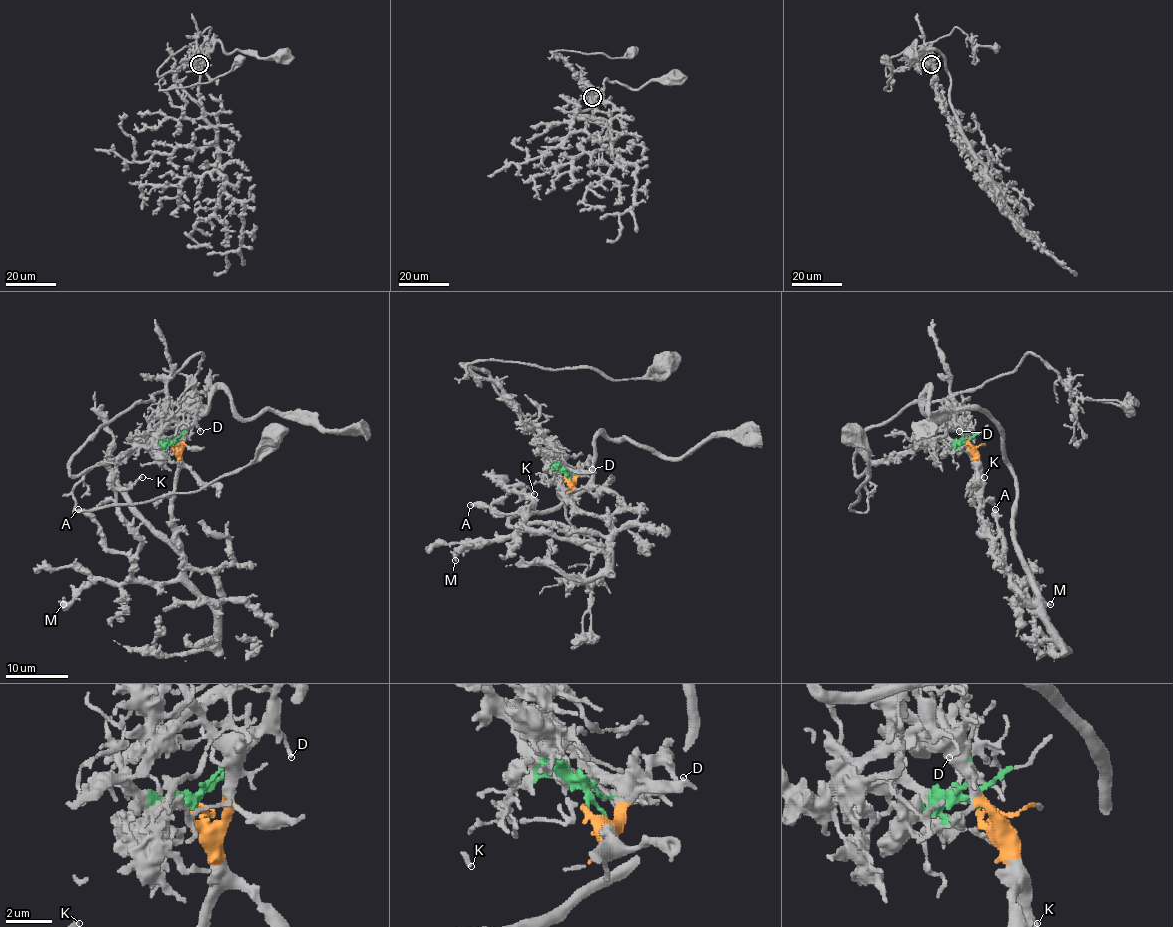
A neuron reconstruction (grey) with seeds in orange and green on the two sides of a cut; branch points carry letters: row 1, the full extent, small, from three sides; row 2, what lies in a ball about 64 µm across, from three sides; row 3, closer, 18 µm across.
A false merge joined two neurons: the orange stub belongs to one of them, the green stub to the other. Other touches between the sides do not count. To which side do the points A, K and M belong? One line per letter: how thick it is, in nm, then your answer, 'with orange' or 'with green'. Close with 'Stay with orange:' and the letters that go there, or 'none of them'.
A: calibre 340 nm; with orange
K: calibre 190 nm; with orange
M: calibre 420 nm; with orange
Stay with orange: A, K, M

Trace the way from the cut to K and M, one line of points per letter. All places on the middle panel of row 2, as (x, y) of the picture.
K: (566, 477), (567, 497), (613, 533), (600, 548), (534, 533), (525, 526), (531, 499), (507, 488), (534, 494)
M: (566, 477), (569, 500), (608, 522), (613, 537), (605, 544), (517, 532), (466, 544), (455, 560)

